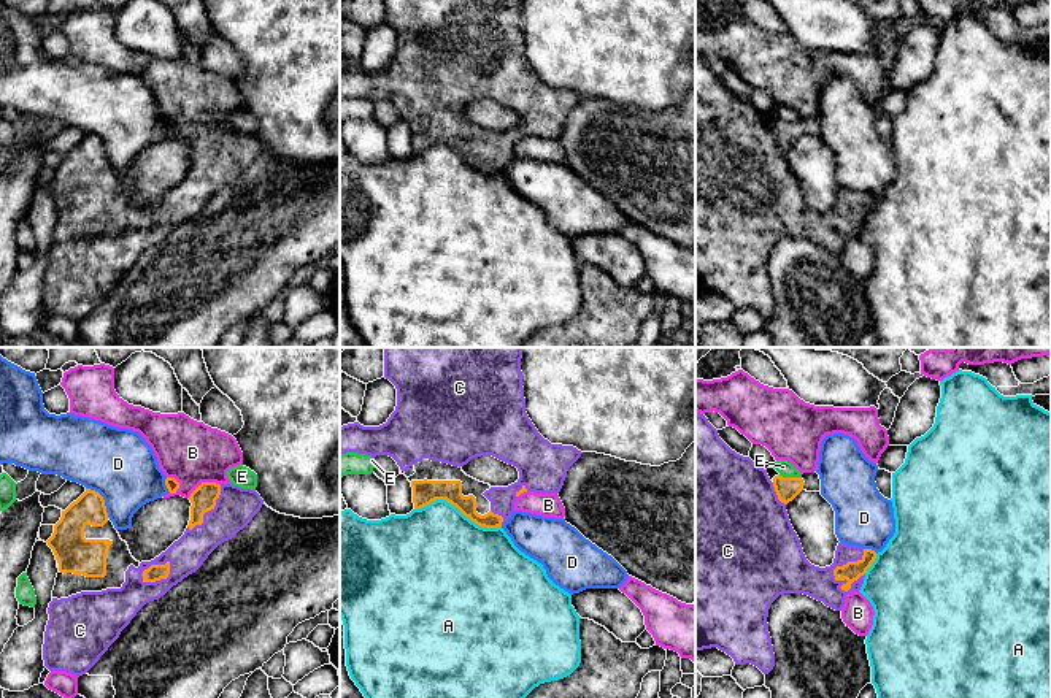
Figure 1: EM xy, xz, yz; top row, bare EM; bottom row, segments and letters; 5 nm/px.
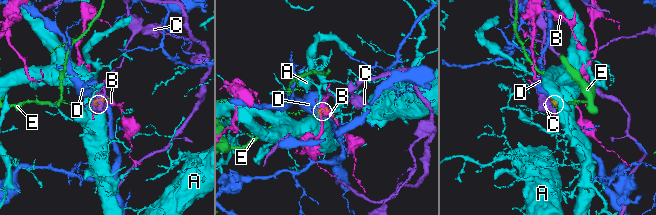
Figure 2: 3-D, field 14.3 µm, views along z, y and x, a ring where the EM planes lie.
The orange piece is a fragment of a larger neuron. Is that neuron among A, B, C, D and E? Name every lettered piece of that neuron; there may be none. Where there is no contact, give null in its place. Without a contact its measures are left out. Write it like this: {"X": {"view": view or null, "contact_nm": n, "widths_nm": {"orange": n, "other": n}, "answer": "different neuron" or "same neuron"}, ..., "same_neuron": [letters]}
{"A": {"view": "xz", "contact_nm": 460, "widths_nm": {"orange": 120, "other": 460}, "answer": "different neuron"}, "B": {"view": "xy", "contact_nm": 180, "widths_nm": {"orange": 130, "other": 320}, "answer": "different neuron"}, "C": {"view": "yz", "contact_nm": 240, "widths_nm": {"orange": 100, "other": 220}, "answer": "same neuron"}, "D": {"view": "xy", "contact_nm": 200, "widths_nm": {"orange": 160, "other": 360}, "answer": "different neuron"}, "E": {"view": "yz", "contact_nm": 120, "widths_nm": {"orange": 120, "other": 80}, "answer": "different neuron"}, "same_neuron": ["C"]}

